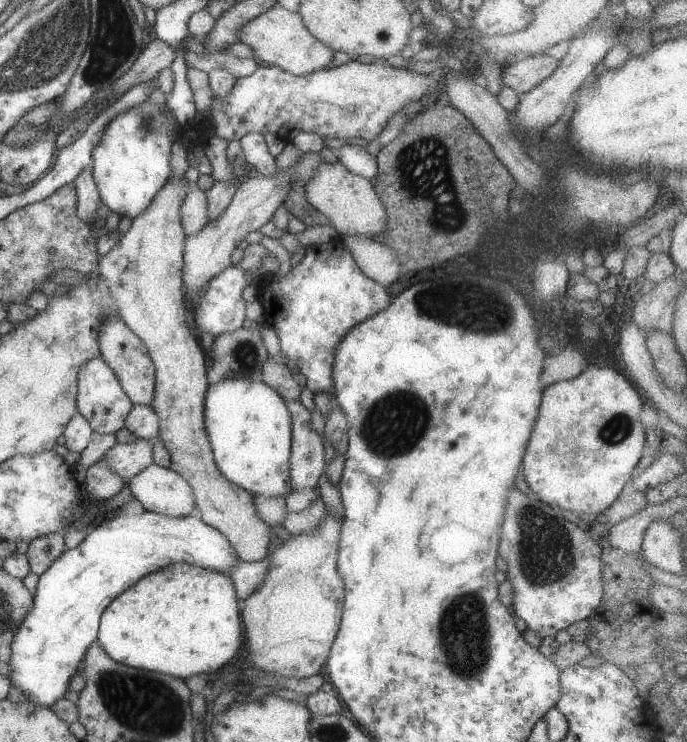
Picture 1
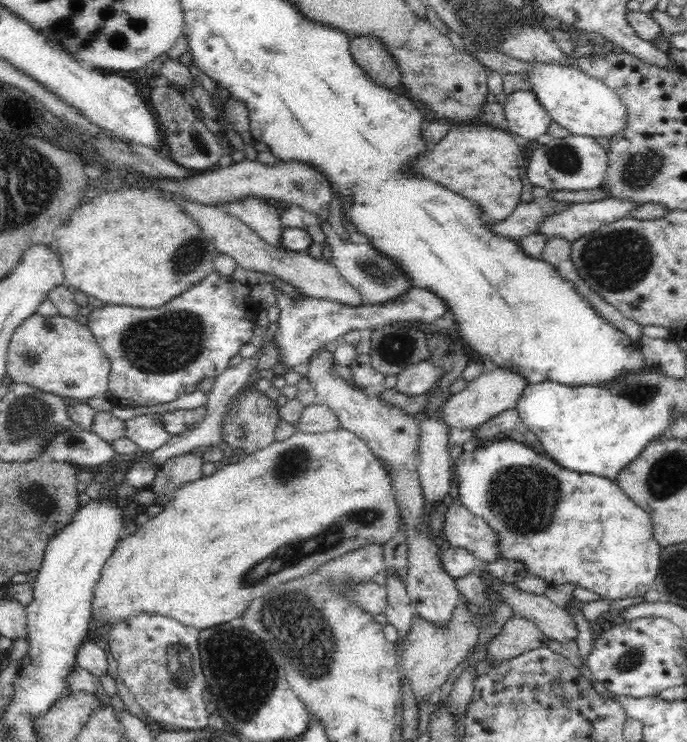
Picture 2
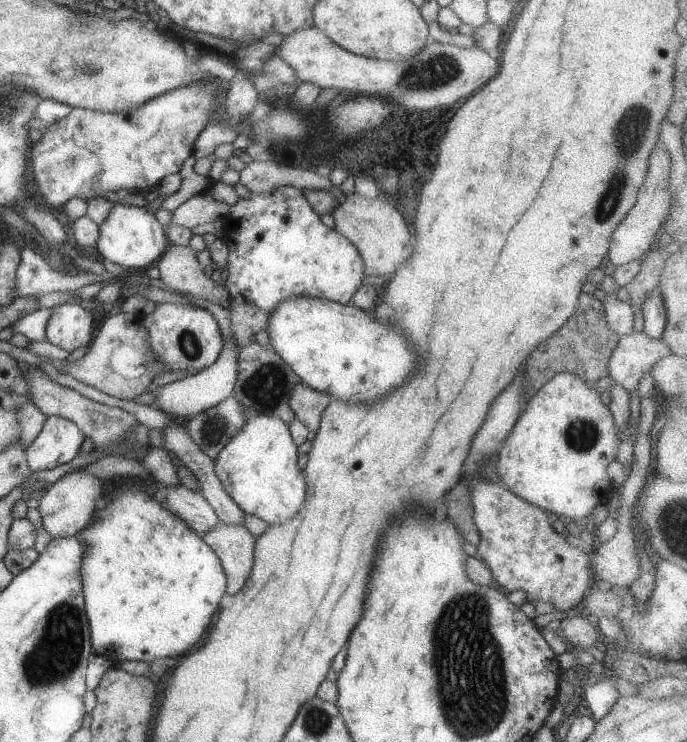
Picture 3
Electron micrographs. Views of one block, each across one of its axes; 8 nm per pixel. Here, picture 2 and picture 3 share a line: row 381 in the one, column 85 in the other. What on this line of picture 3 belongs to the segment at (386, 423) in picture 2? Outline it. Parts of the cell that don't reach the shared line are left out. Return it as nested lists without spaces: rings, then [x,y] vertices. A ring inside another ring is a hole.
[[[86,304],[55,306],[45,329],[45,338],[69,353],[91,343],[93,318]]]

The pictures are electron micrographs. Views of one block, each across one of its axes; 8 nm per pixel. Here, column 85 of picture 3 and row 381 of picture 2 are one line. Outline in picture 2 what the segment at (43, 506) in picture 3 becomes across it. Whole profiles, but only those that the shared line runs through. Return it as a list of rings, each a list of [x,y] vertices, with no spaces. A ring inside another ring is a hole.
[[[490,367],[485,374],[470,382],[462,392],[457,392],[447,399],[447,404],[441,409],[441,418],[454,428],[476,429],[483,422],[504,412],[512,410],[518,403],[518,398],[529,383],[516,372],[506,368]]]

